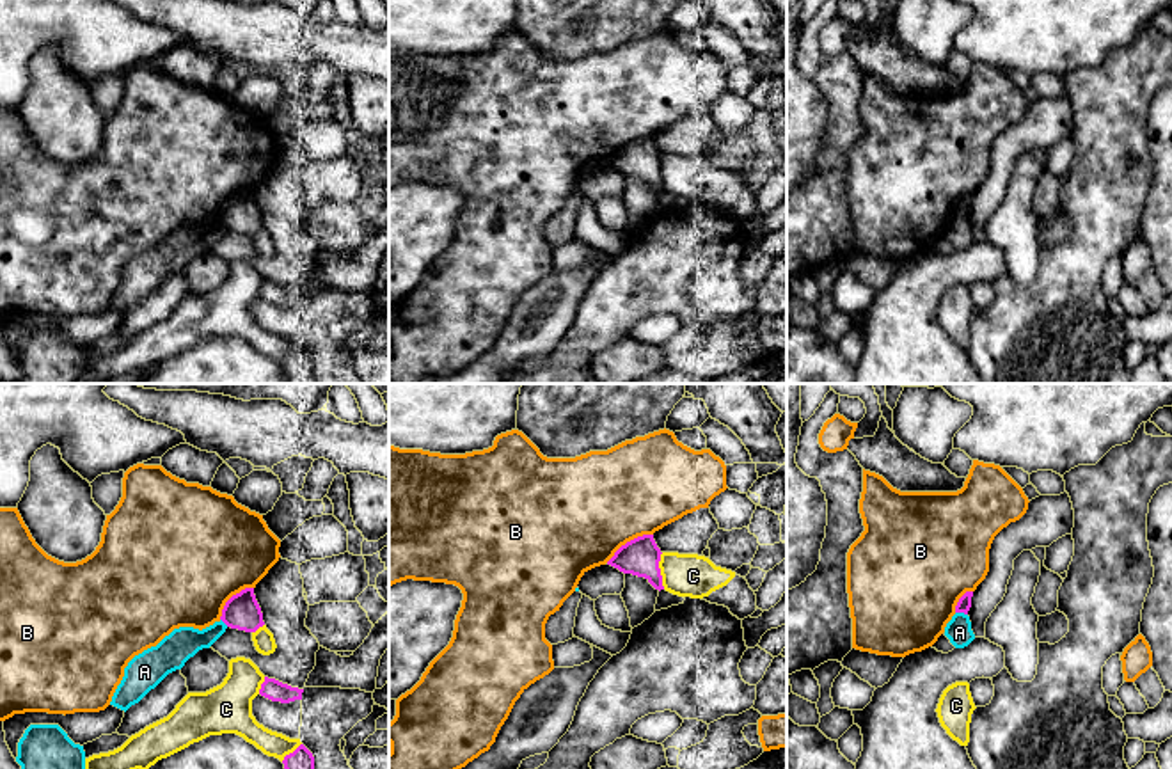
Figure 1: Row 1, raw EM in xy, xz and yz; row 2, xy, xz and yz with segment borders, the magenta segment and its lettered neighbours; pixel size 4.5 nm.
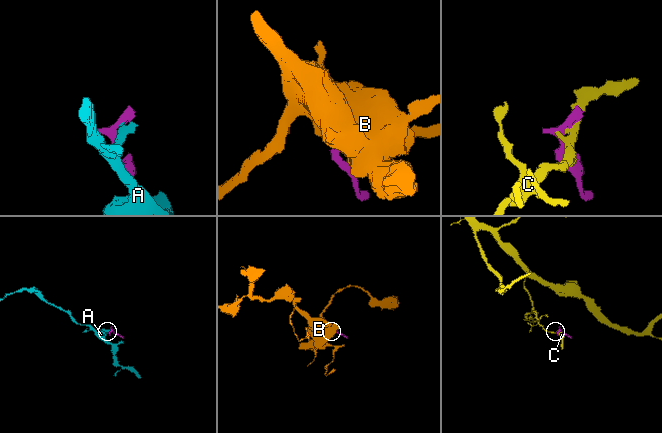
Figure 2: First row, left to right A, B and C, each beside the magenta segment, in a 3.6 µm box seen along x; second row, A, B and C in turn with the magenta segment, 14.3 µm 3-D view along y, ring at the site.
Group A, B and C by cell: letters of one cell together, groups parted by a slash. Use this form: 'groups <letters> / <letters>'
groups A / B / C

